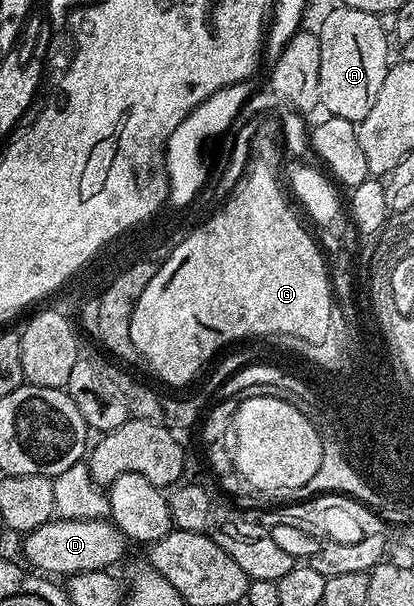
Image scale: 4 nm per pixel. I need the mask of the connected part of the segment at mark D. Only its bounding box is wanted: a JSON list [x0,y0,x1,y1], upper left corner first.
[24,517,127,576]

